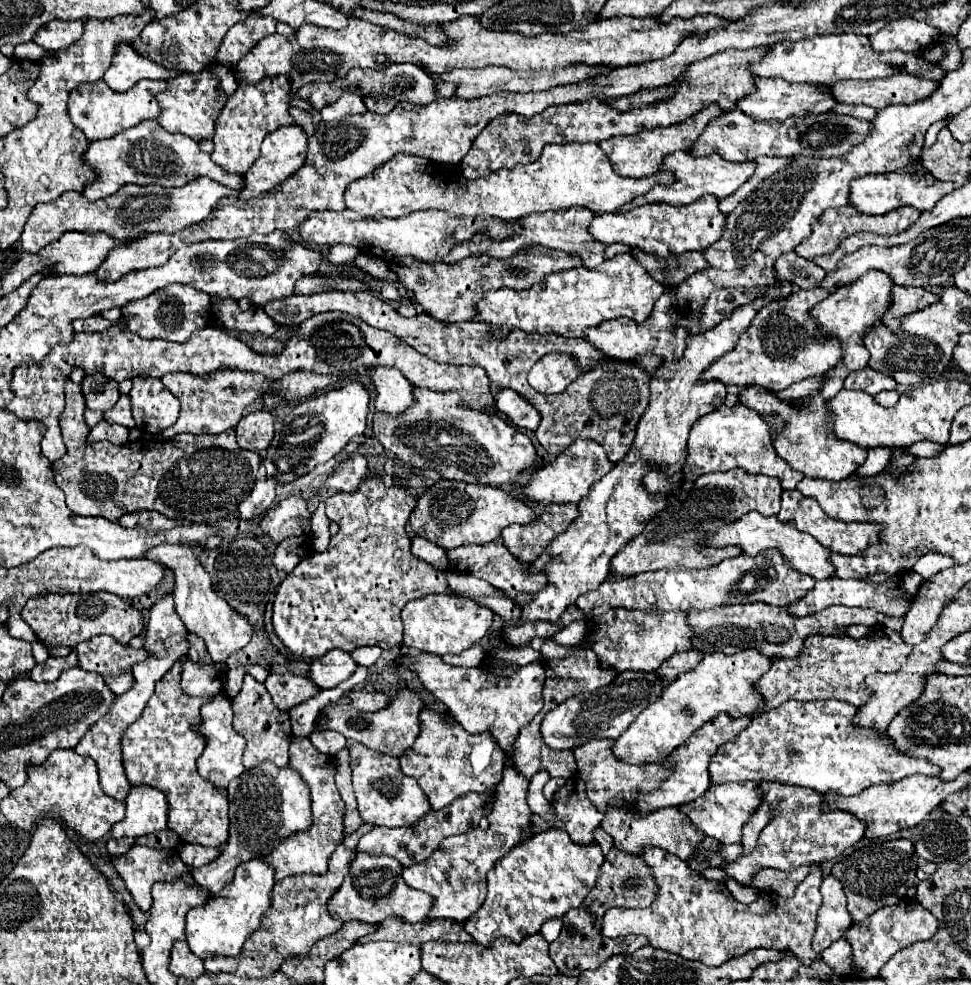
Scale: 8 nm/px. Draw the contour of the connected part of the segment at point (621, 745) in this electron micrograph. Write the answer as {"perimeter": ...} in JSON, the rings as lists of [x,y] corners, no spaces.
{"perimeter":[[[743,650],[731,656],[721,652],[707,654],[703,662],[691,672],[679,674],[661,694],[661,698],[649,704],[629,726],[623,736],[615,740],[615,756],[629,764],[639,762],[661,762],[675,748],[679,748],[699,726],[707,720],[713,720],[719,712],[729,712],[731,716],[739,714],[757,714],[765,708],[765,698],[757,690],[759,678],[771,668],[771,658],[759,650]]]}

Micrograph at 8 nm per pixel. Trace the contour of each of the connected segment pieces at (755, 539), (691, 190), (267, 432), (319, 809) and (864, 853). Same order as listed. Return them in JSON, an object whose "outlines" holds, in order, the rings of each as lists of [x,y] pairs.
{"outlines":[[[[749,512],[739,522],[723,526],[719,532],[715,532],[711,538],[705,540],[707,546],[729,546],[737,544],[743,548],[745,554],[757,556],[763,550],[777,548],[799,572],[805,572],[813,576],[815,580],[825,580],[835,574],[835,566],[831,564],[831,550],[819,544],[813,536],[807,536],[807,532],[799,532],[793,522],[779,522],[777,516],[761,516],[759,512]]],[[[675,152],[675,154],[667,156],[667,164],[663,164],[661,170],[667,170],[667,168],[671,168],[671,172],[675,172],[675,176],[679,176],[679,180],[671,188],[651,188],[651,192],[647,192],[647,196],[643,196],[639,200],[633,200],[629,206],[651,204],[651,202],[669,202],[669,204],[687,206],[687,204],[693,204],[695,200],[699,200],[705,194],[713,194],[717,198],[727,198],[743,182],[749,180],[749,176],[755,172],[755,162],[753,160],[731,162],[731,160],[725,160],[717,152],[713,152],[709,156],[693,156],[691,152]]],[[[265,410],[249,412],[247,416],[243,416],[235,428],[239,446],[255,452],[267,450],[273,440],[273,422],[275,418]]],[[[291,736],[289,744],[289,764],[295,772],[299,772],[310,788],[311,810],[313,826],[307,832],[299,832],[299,836],[291,836],[291,840],[285,840],[265,856],[263,860],[275,868],[275,878],[283,880],[285,876],[295,876],[295,874],[327,874],[327,862],[331,852],[343,842],[345,826],[343,826],[343,814],[345,814],[345,804],[337,792],[335,786],[335,758],[329,754],[319,752],[307,736]]],[[[885,840],[871,846],[855,848],[853,852],[845,854],[839,862],[835,862],[831,874],[843,884],[847,896],[847,908],[853,922],[861,922],[873,912],[883,906],[899,904],[907,898],[907,890],[915,886],[915,872],[917,872],[915,844],[911,840]]]]}

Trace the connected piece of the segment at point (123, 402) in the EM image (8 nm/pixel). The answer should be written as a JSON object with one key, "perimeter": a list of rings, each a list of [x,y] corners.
{"perimeter":[[[121,396],[119,402],[105,412],[105,420],[111,424],[121,424],[127,428],[135,428],[135,420],[131,416],[131,398],[129,396]]]}

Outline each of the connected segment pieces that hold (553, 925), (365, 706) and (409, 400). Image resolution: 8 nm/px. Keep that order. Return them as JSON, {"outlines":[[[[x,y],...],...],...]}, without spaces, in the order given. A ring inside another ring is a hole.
{"outlines":[[[[551,920],[541,928],[541,934],[547,942],[553,942],[559,936],[559,932],[561,932],[561,920]]],[[[349,690],[343,694],[345,698],[351,700],[351,706],[355,710],[363,712],[377,712],[379,708],[385,708],[389,702],[389,696],[383,692],[365,692],[365,690]]],[[[375,368],[369,374],[377,388],[377,398],[375,398],[377,412],[399,416],[401,412],[405,412],[415,404],[413,384],[405,376],[401,376],[399,370]]]]}

